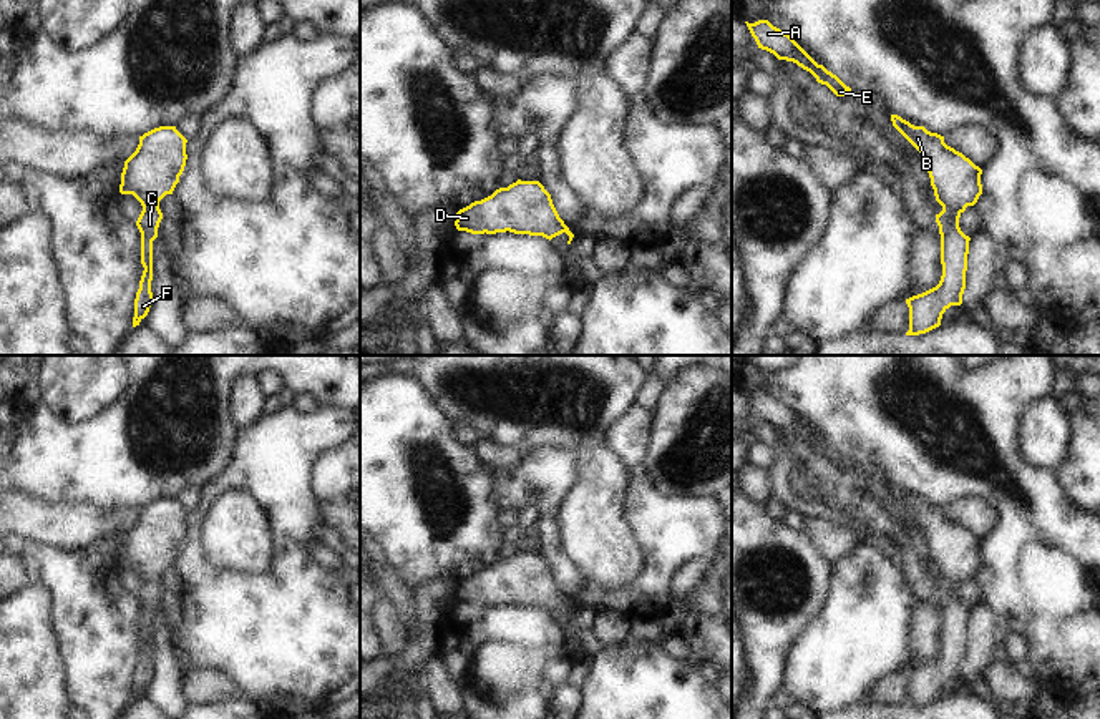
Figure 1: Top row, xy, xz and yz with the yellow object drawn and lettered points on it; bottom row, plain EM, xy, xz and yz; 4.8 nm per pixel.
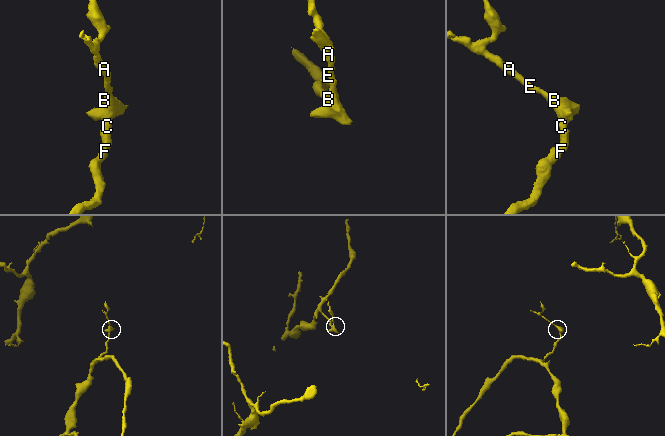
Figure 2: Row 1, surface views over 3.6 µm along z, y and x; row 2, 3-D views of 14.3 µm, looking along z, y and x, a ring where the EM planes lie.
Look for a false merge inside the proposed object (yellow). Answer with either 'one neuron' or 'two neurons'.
one neuron

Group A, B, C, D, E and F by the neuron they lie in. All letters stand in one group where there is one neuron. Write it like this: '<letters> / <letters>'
A B C D E F

